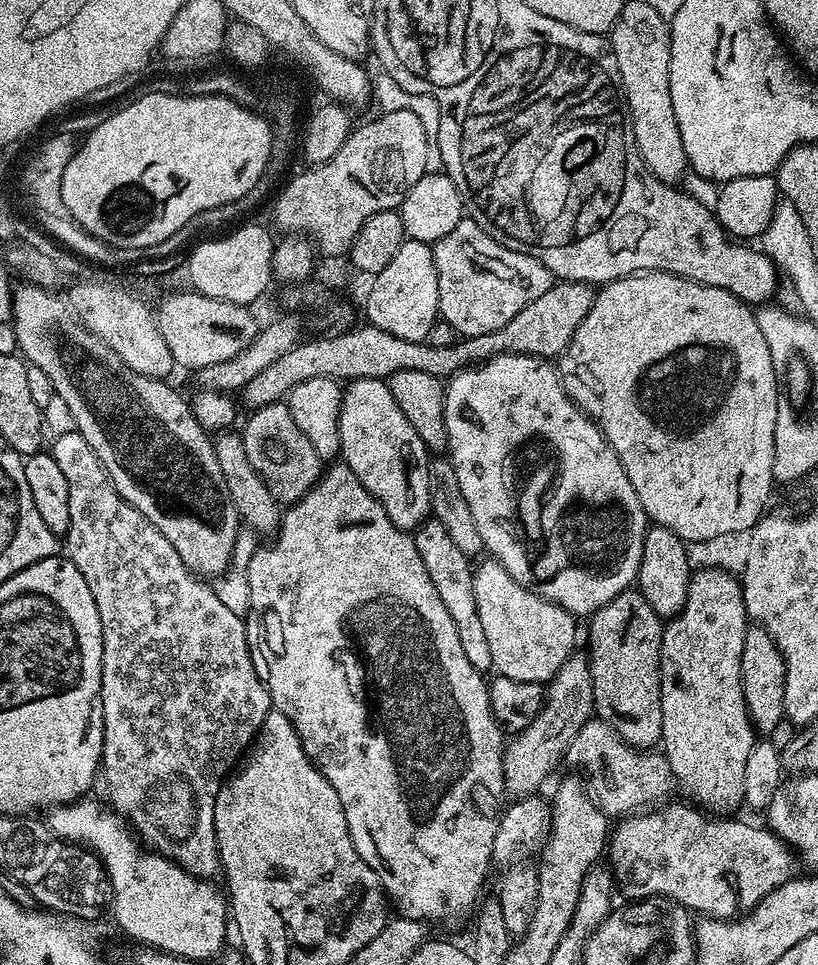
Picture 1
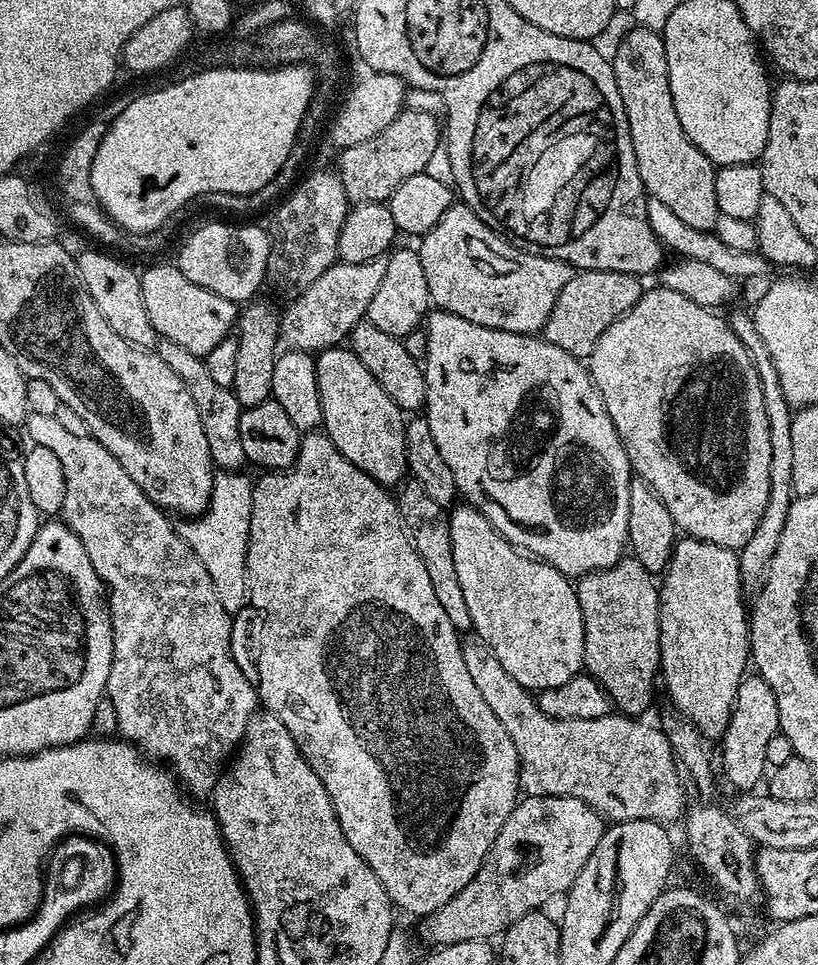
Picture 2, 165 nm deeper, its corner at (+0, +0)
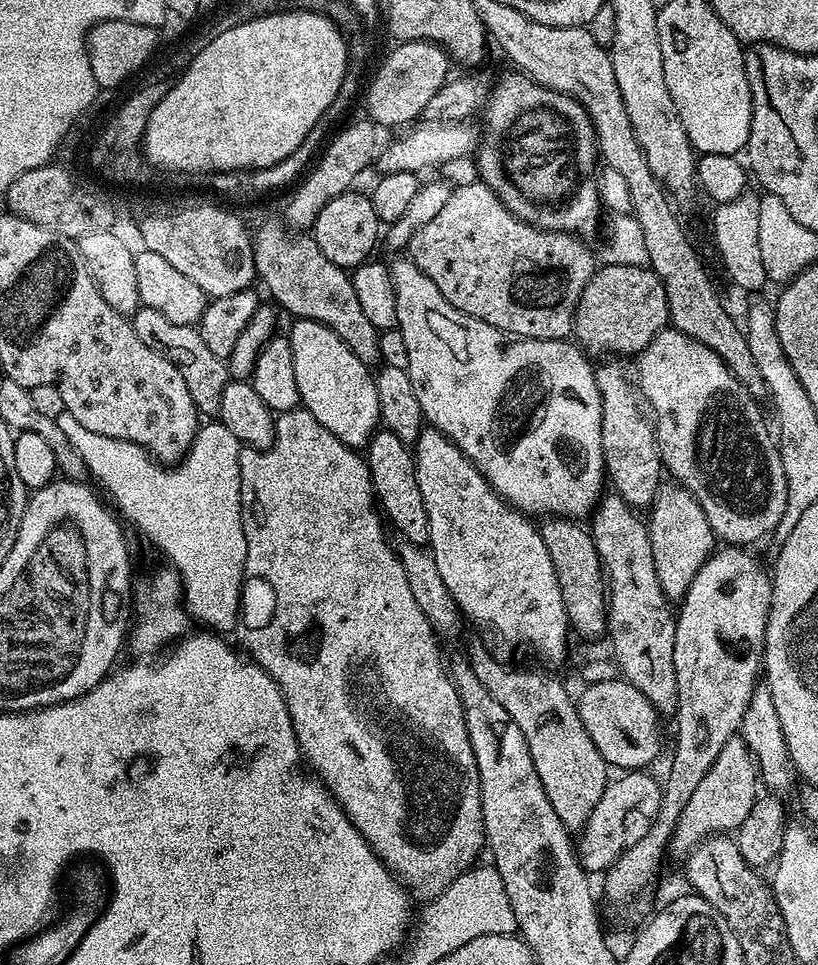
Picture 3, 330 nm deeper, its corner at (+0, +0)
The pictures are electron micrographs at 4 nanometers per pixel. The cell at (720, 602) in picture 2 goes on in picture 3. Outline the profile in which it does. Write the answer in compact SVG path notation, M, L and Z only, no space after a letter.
M675 482L661 483L652 500L650 515L652 517L647 517L646 523L654 554L654 570L658 574L658 586L662 586L669 601L676 602L683 597L694 574L713 551L714 533L702 506L698 506L696 497Z

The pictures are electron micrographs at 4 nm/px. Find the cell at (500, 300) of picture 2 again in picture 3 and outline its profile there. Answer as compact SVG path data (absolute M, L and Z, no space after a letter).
M475 183L453 191L437 216L414 234L407 255L442 290L446 302L458 310L522 340L568 340L573 335L572 319L578 298L598 267L594 252L580 241L583 239L579 235L549 232L520 219L487 184Z

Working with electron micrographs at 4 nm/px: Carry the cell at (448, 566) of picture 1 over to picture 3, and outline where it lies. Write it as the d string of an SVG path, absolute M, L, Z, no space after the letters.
M377 430L373 432L372 439L366 445L366 459L372 479L372 491L376 493L379 511L386 517L387 523L391 527L393 524L404 535L401 537L407 543L427 545L426 508L422 506L422 490L418 490L416 457L413 449L404 444L397 434Z

